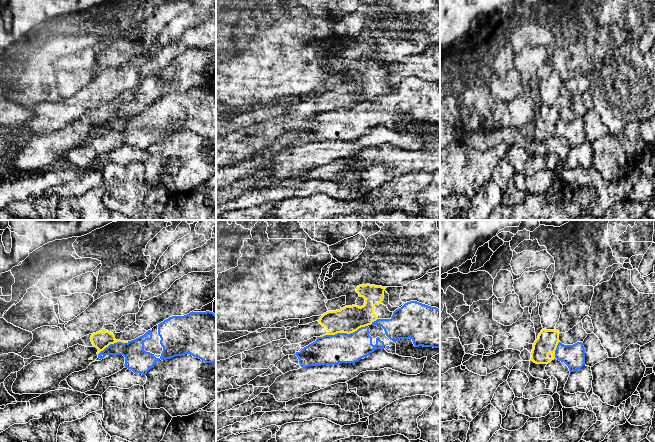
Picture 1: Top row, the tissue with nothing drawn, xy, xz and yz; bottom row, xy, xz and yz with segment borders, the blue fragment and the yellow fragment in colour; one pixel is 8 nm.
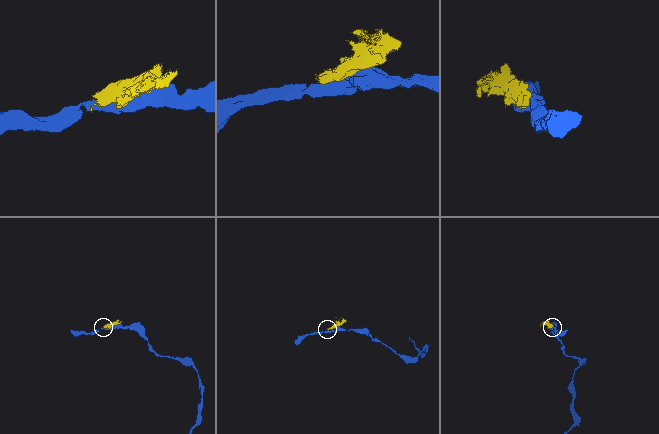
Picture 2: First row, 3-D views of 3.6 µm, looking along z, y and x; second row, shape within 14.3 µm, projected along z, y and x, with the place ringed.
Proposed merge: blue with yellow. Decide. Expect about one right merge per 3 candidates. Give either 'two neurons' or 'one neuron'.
two neurons

